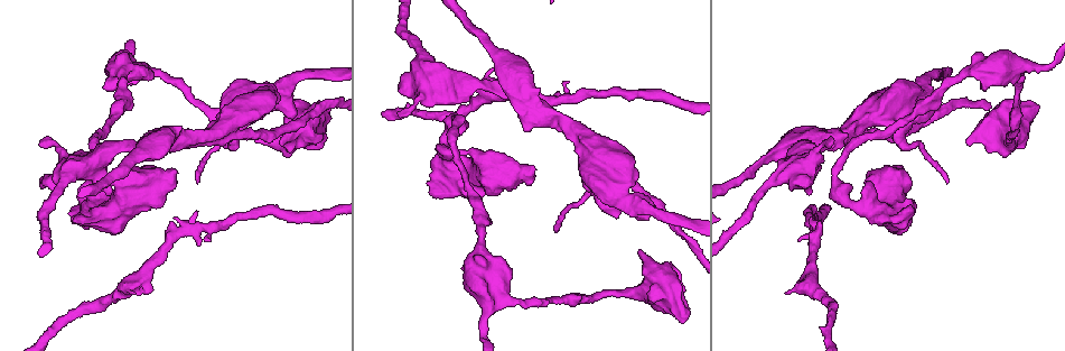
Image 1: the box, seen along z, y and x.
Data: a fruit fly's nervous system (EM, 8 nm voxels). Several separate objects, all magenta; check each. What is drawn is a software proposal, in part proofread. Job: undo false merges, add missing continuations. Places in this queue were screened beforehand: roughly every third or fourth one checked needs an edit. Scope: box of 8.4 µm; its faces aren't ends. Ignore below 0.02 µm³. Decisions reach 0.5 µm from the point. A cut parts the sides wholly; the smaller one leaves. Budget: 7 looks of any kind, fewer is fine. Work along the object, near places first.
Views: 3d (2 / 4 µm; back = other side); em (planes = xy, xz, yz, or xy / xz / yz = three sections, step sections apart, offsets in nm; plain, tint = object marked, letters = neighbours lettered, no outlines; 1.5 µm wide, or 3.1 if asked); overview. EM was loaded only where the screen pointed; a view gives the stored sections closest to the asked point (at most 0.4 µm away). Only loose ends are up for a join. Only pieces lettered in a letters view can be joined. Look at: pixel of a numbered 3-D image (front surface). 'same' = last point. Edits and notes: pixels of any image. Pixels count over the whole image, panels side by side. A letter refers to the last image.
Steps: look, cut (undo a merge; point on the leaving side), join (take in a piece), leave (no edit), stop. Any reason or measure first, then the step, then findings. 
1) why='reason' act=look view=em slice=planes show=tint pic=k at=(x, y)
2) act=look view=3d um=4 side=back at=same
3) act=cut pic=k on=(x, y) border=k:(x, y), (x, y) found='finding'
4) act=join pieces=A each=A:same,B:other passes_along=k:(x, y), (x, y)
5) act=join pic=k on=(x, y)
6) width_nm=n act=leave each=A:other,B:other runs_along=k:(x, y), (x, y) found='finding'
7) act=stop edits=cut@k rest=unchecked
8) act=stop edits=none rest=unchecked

why='thick turns thin' act=look view=3d um=4 pic=1 at=(521, 303)

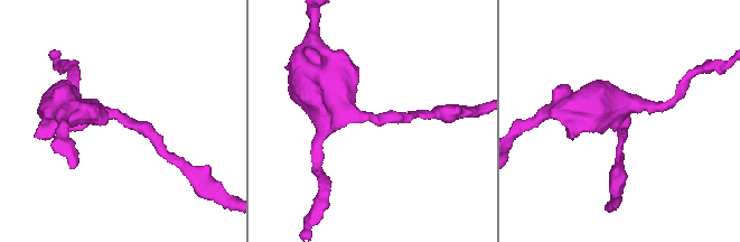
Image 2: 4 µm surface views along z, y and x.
act=look view=em slice=planes show=tint pic=2 at=(122, 119)

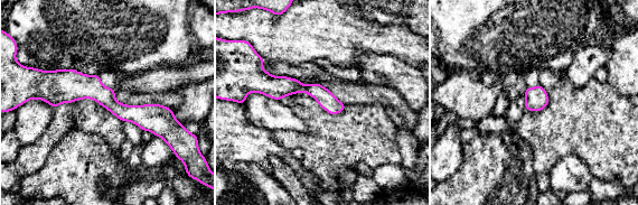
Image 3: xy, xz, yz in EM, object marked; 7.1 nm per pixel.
act=look view=em slice=planes show=letters at=same

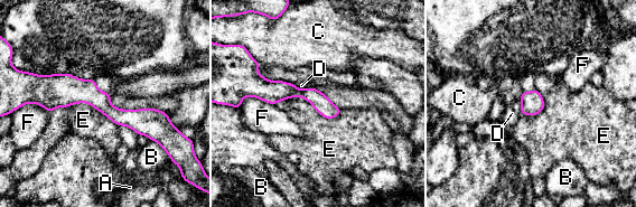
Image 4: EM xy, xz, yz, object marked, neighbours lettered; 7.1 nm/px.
act=leave each=A:other,B:other,C:other,D:other,E:other,F:other border=4:(274, 104), (342, 112) found='continuous, no second neuron'

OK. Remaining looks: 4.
why='stops while still wide' act=look view=3d um=2 side=back pic=1 at=(70, 210)

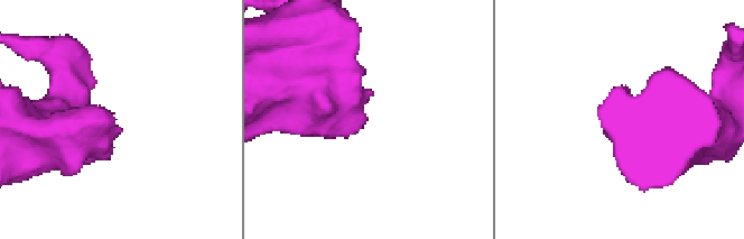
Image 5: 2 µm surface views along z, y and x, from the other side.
act=look view=em slice=planes show=letters pic=5 at=(112, 121)

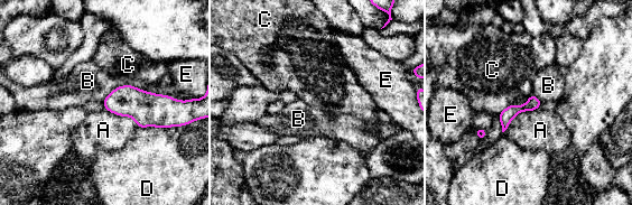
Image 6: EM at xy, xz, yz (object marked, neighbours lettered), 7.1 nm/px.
act=leave each=A:other,B:other,C:other,D:other,E:other border=6:(538, 109), (521, 111), (503, 132) found='none of them fits'

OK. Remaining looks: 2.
why='branch stops here' act=look view=em slice=planes show=tint pic=1 at=(493, 70)

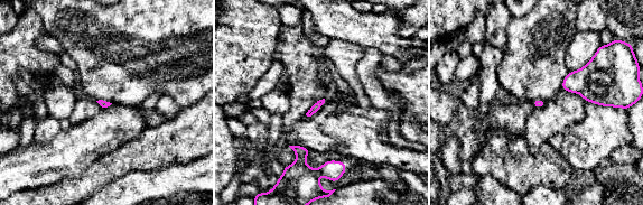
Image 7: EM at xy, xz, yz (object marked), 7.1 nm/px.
why='see the neighbours' act=look view=em slice=planes show=letters at=same

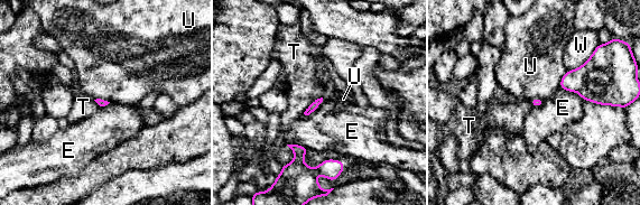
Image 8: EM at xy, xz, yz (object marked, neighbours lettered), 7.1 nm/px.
longest_contact=W:240nm act=leave each=E:other,T:other,U:other,W:other found='none of them fits'

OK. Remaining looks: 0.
act=stop edits=none rest=unchecked

